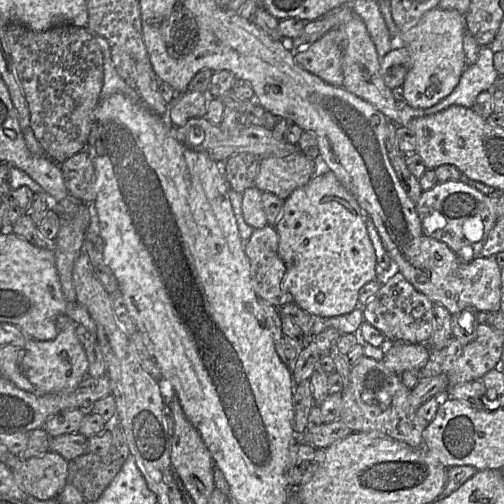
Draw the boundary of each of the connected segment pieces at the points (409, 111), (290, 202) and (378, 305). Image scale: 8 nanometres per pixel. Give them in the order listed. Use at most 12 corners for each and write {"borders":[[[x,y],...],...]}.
{"borders":[[[480,47],[452,93],[426,109],[397,101],[411,118],[435,114],[452,105],[471,108],[477,95],[493,91],[500,77],[494,51]],[[320,169],[284,200],[282,288],[316,319],[378,277],[359,204]],[[397,270],[363,307],[388,342],[426,344],[434,303]]]}

